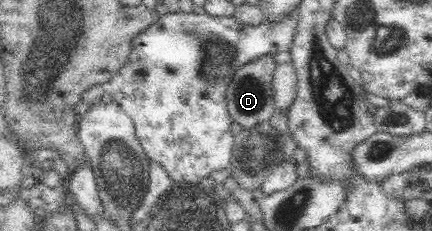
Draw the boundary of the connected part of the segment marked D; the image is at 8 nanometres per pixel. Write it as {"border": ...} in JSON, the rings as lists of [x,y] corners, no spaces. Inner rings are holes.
{"border":[[[269,54],[249,61],[234,72],[225,94],[228,116],[232,123],[240,125],[242,129],[252,129],[260,123],[270,121],[275,112],[274,102],[272,102],[272,90],[276,66],[277,63],[272,58],[272,54]]]}

